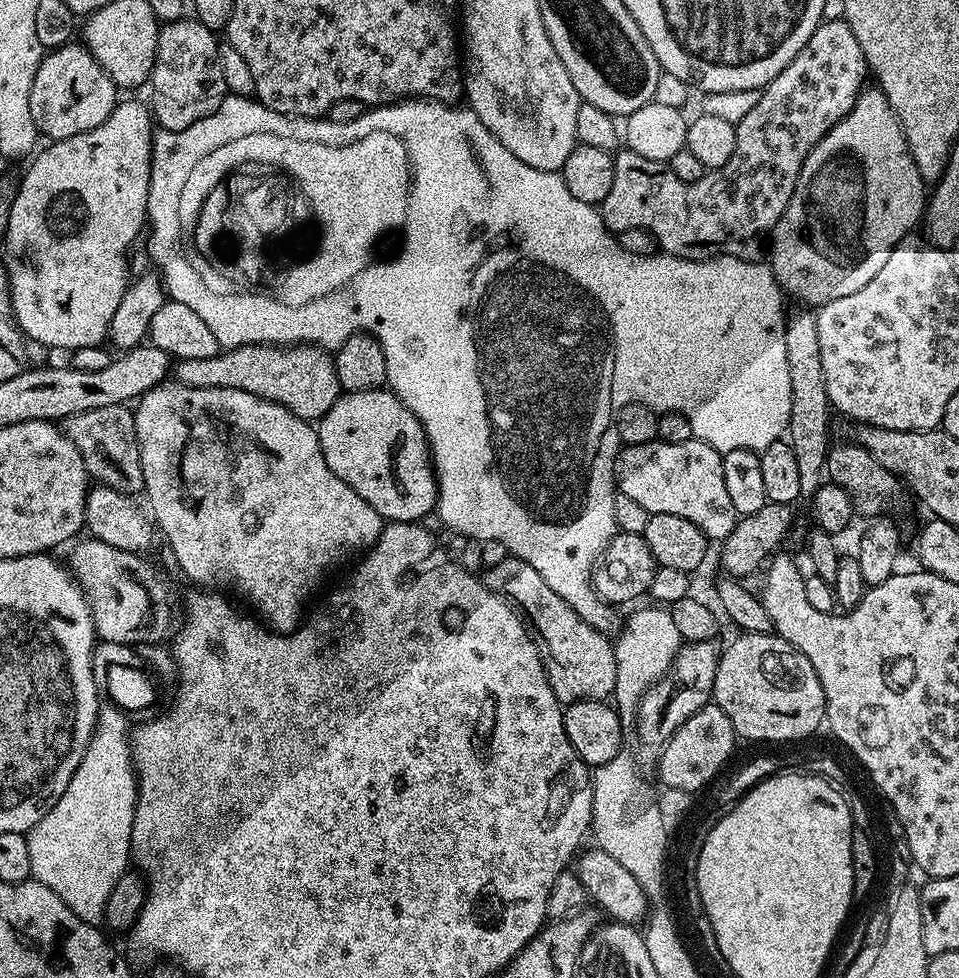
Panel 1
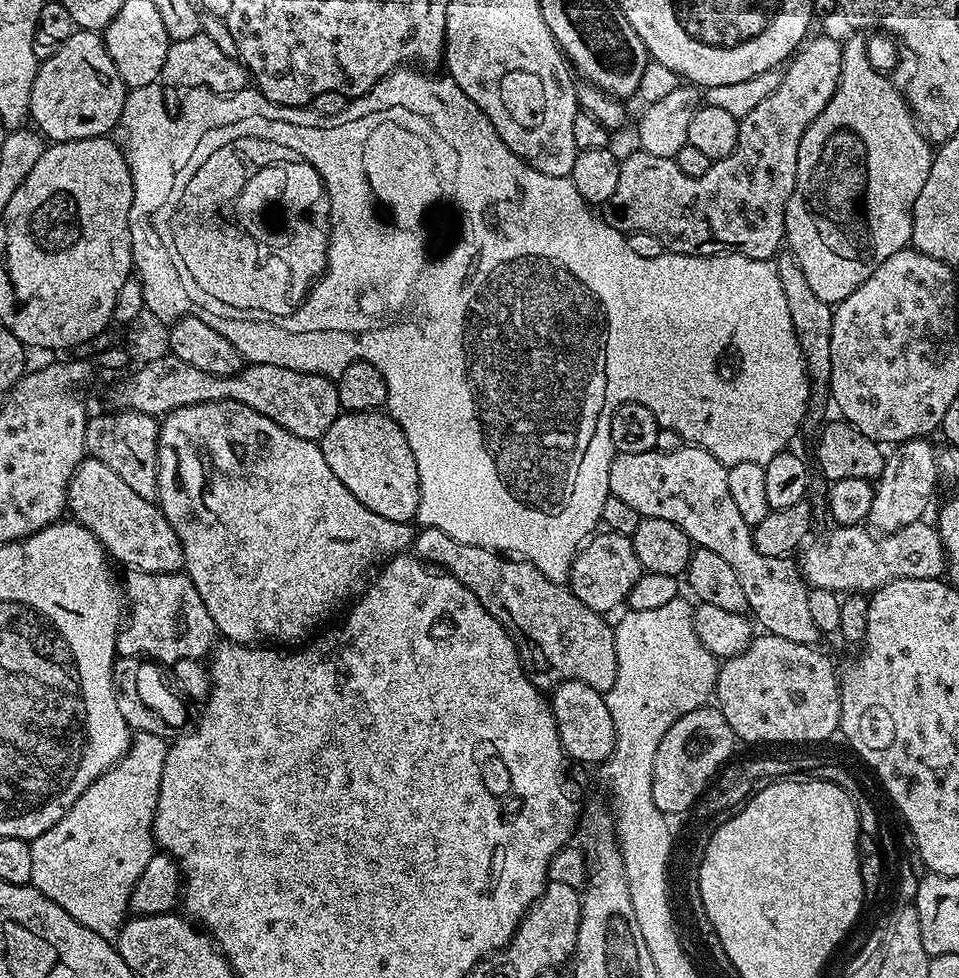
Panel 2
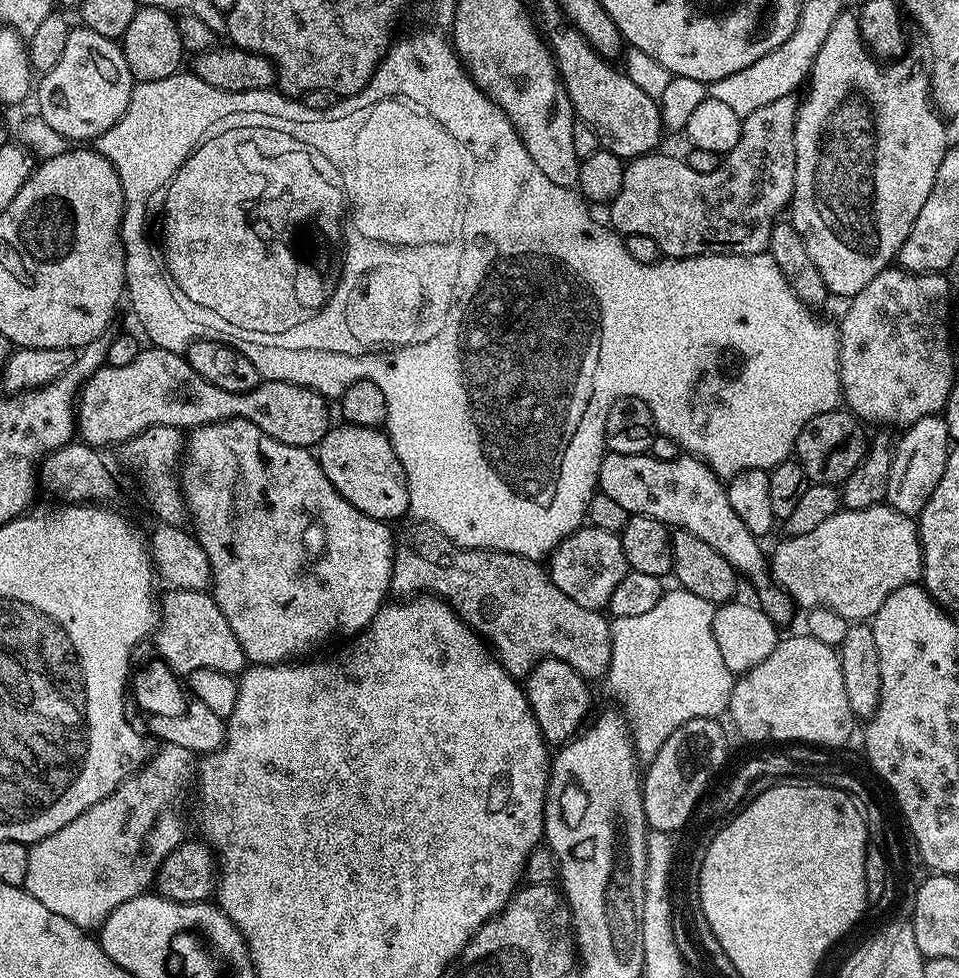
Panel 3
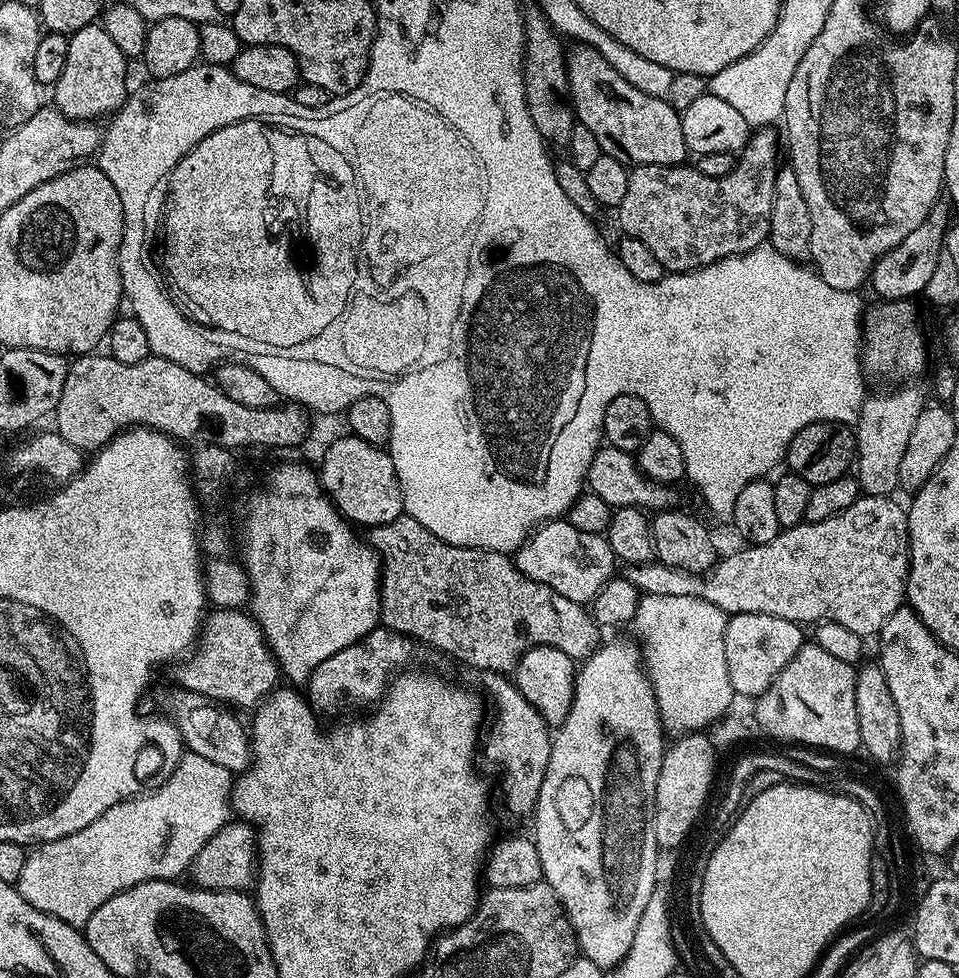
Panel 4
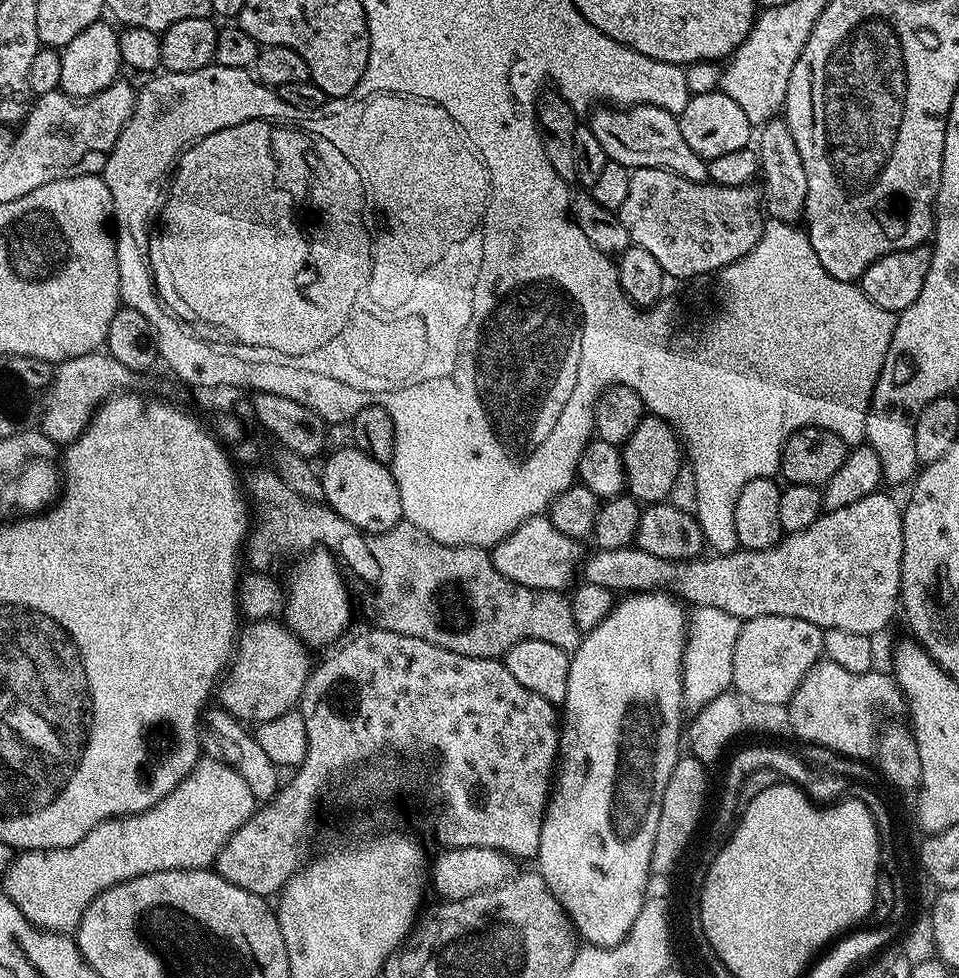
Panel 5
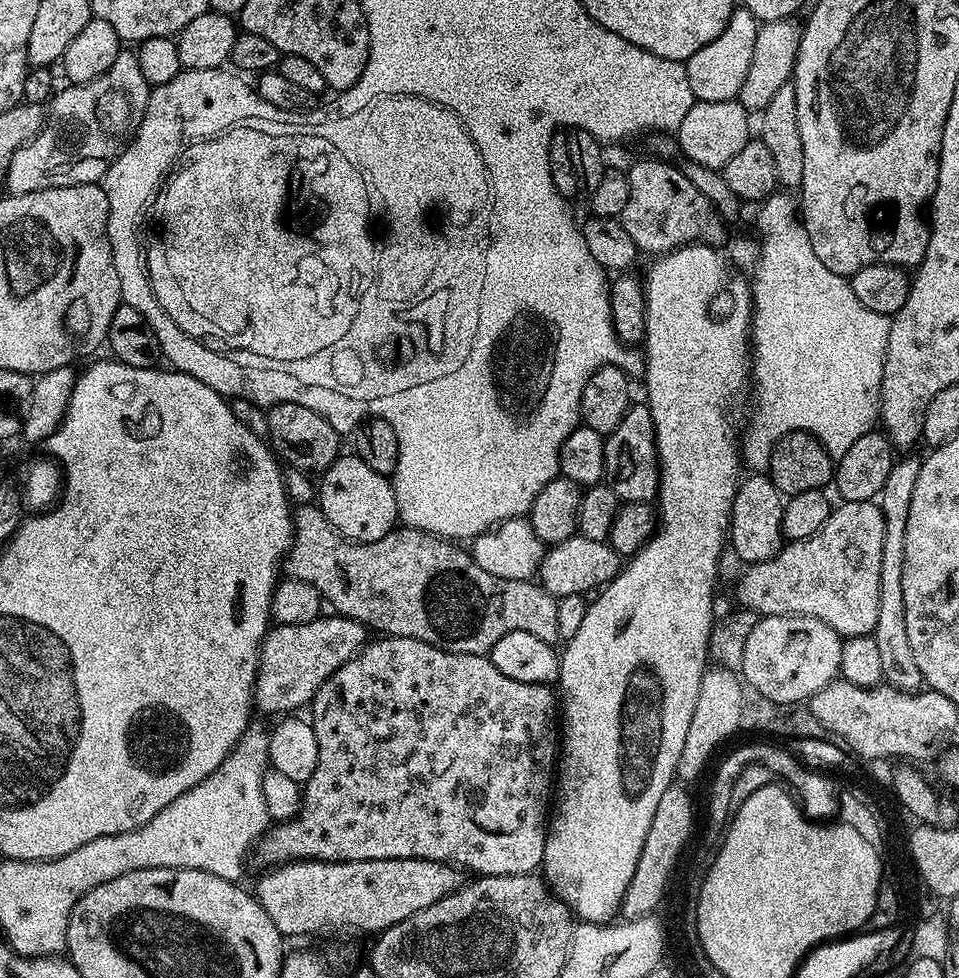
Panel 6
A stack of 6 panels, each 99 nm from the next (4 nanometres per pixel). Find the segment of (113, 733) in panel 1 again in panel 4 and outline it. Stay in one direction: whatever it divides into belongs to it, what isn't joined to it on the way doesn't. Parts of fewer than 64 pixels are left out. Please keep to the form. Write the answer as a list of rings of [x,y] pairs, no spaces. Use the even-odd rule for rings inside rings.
[[[185,751],[167,775],[153,792],[145,791],[118,806],[110,806],[110,810],[106,810],[102,818],[94,818],[90,826],[66,838],[33,847],[14,885],[22,898],[26,898],[34,910],[42,910],[70,926],[83,929],[90,914],[94,914],[102,902],[110,902],[114,894],[122,894],[122,890],[130,890],[130,886],[138,886],[142,882],[183,877],[180,875],[183,872],[185,875],[191,869],[202,846],[206,846],[206,842],[210,842],[210,838],[214,838],[214,834],[221,832],[224,825],[229,823],[234,776],[222,766],[214,766],[214,762],[190,751]]]

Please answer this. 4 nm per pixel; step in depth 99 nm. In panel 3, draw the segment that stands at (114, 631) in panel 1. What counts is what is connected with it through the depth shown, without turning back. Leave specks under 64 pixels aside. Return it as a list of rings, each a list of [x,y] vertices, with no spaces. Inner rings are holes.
[[[178,588],[162,596],[162,623],[155,629],[154,641],[159,659],[169,664],[178,674],[196,670],[218,670],[231,674],[243,673],[246,659],[230,622],[218,610],[218,602],[211,591],[195,592]]]

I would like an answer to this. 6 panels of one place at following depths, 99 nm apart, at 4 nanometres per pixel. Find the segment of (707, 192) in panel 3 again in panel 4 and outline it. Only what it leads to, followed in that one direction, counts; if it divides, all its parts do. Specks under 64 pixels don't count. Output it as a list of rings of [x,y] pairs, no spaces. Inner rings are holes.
[[[775,127],[755,129],[749,135],[743,152],[736,156],[736,165],[730,170],[730,174],[726,174],[722,178],[710,178],[706,174],[700,172],[699,167],[692,166],[650,166],[638,165],[633,167],[628,173],[628,181],[626,182],[626,194],[622,198],[618,209],[620,215],[620,232],[630,238],[638,238],[638,242],[643,242],[658,258],[658,262],[662,262],[665,273],[674,272],[693,272],[695,268],[704,268],[708,264],[717,264],[722,258],[730,258],[731,256],[740,256],[743,252],[749,252],[760,247],[768,239],[768,227],[770,226],[770,210],[774,206],[774,178],[776,177],[776,169],[778,161],[776,159],[782,156],[782,144],[776,141]]]

